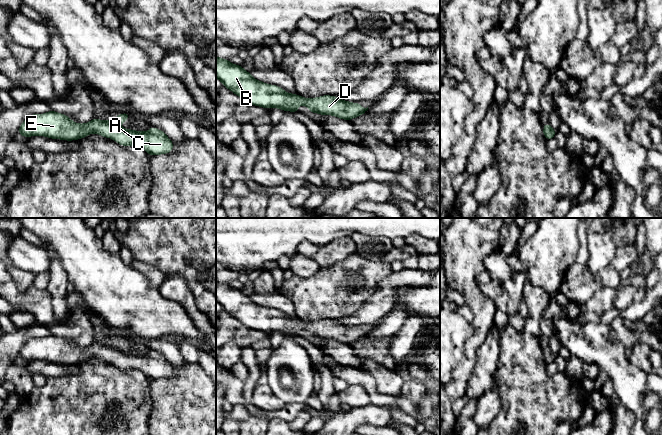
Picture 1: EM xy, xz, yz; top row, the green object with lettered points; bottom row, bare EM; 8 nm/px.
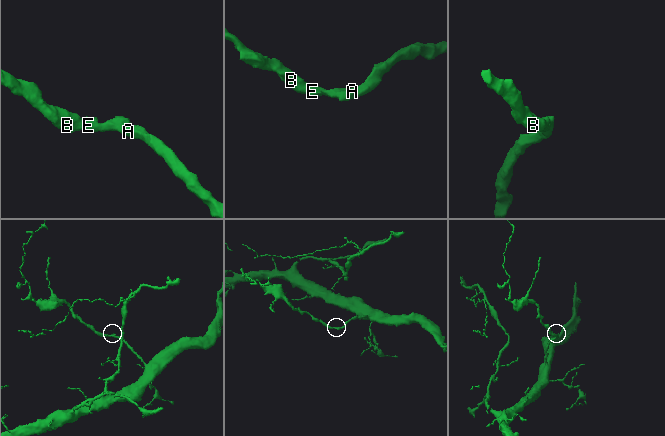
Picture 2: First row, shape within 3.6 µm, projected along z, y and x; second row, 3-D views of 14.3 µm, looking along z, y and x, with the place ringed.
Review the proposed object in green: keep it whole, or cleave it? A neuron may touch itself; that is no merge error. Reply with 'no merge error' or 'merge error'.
no merge error

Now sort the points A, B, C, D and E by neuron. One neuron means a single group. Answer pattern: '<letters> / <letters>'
A B C D E

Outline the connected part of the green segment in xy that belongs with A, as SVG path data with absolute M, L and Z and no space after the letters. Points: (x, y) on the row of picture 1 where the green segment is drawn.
M51 110L45 114L29 115L21 124L18 133L24 137L46 136L68 141L97 133L117 141L122 146L138 145L151 156L172 151L173 142L163 131L155 127L151 127L147 132L120 127L118 124L124 123L128 117L131 115L122 113L115 120L112 117L109 121L94 118L88 123L78 124L68 116Z

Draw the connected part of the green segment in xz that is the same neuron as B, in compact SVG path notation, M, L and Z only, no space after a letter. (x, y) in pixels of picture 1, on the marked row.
M217 56L216 77L223 86L247 103L264 108L279 108L284 111L297 112L298 106L302 104L312 113L334 115L344 120L351 120L365 114L368 110L368 107L362 108L359 103L350 103L335 96L302 98L300 95L287 93L276 85L254 79L250 72L245 71L242 66L231 64L228 59Z

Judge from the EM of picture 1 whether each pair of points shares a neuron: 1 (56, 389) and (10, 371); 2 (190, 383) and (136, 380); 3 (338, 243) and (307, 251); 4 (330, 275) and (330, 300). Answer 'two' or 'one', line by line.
1: two
2: two
3: one
4: one

